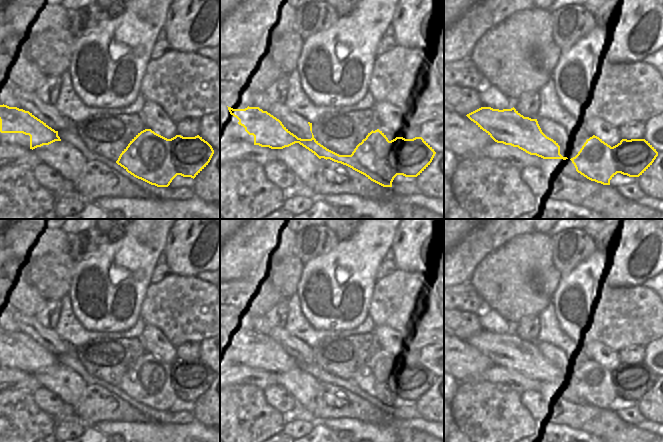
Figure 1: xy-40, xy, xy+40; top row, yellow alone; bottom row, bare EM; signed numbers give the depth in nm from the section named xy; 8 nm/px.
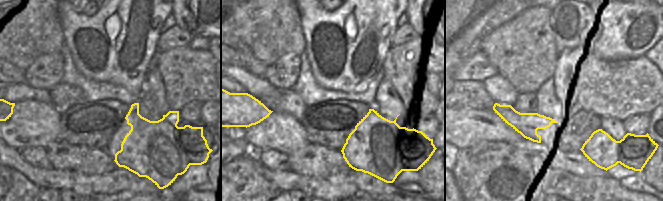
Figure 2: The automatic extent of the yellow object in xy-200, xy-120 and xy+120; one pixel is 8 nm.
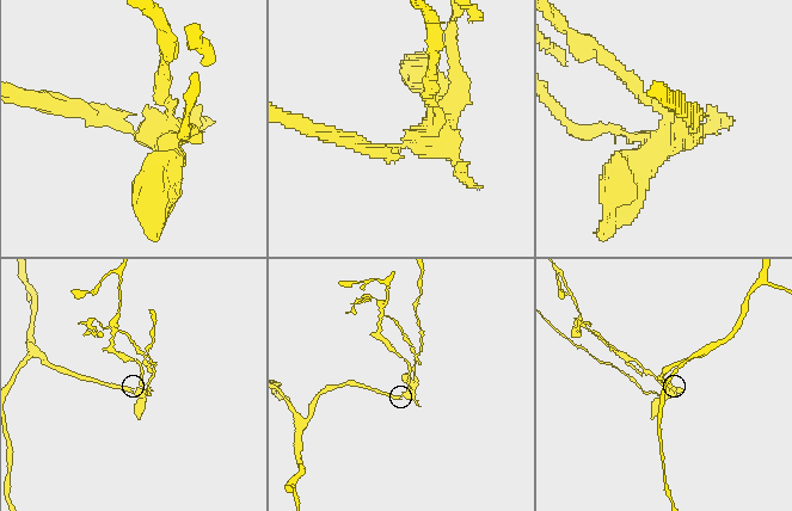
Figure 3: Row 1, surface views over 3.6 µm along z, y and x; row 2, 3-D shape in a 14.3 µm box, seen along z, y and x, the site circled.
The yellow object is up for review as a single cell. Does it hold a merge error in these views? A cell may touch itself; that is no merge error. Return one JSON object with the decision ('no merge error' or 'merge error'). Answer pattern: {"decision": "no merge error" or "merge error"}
{"decision": "merge error"}

